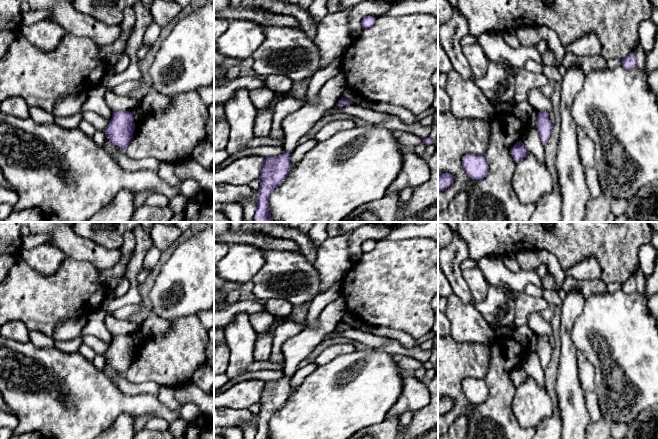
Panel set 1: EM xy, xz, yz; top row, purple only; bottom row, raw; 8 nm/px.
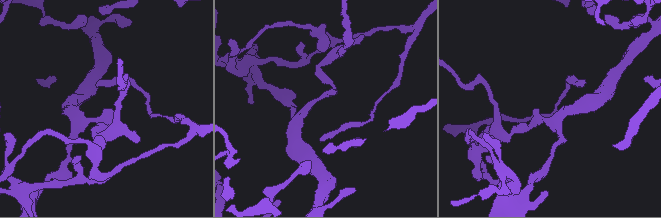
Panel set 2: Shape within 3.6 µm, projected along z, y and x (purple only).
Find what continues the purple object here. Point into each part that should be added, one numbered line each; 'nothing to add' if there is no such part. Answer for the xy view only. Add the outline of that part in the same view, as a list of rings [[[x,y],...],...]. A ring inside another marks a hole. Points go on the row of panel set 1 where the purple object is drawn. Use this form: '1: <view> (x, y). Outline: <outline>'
1: xy (115, 102). Outline: [[[106,89],[105,101],[111,111],[129,111],[132,112],[136,100],[128,95],[116,95],[111,89]]]

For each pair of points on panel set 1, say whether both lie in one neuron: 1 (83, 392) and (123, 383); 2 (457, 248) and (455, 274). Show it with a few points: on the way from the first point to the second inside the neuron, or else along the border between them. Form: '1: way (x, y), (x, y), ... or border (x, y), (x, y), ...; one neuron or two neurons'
1: border (102, 370), (124, 393), (130, 395), (138, 394); two neurons
2: way (456, 254), (455, 268); one neuron

